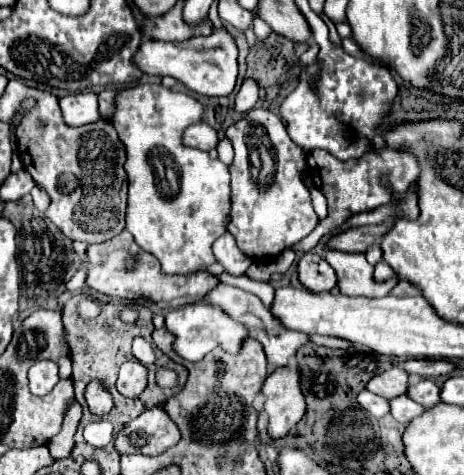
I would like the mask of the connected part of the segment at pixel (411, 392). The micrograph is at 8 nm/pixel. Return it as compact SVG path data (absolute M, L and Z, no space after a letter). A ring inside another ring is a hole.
M411 377L409 387L407 387L407 397L421 403L423 407L433 407L433 405L437 405L441 401L439 391L441 389L439 389L439 385L435 381Z

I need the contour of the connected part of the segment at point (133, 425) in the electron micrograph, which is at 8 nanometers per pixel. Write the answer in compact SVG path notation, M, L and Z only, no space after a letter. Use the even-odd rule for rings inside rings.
M161 405L143 411L139 417L129 421L117 435L117 451L139 453L139 455L159 455L173 447L179 439L179 429L165 413Z

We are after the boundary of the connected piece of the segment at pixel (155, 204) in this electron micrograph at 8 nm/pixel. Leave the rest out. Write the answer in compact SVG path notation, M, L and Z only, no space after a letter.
M137 85L117 93L117 111L111 123L117 127L121 141L127 149L125 171L129 177L129 203L125 229L135 237L137 245L155 255L167 275L187 275L205 271L215 261L211 245L227 231L229 225L229 171L219 159L211 159L209 153L191 149L179 143L181 131L201 121L203 107L197 99L171 91L163 85Z

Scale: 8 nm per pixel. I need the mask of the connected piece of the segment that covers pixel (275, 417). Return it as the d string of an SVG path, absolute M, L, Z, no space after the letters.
M281 367L265 379L265 413L269 415L267 433L273 441L287 437L305 415L305 399L299 385L297 369Z

